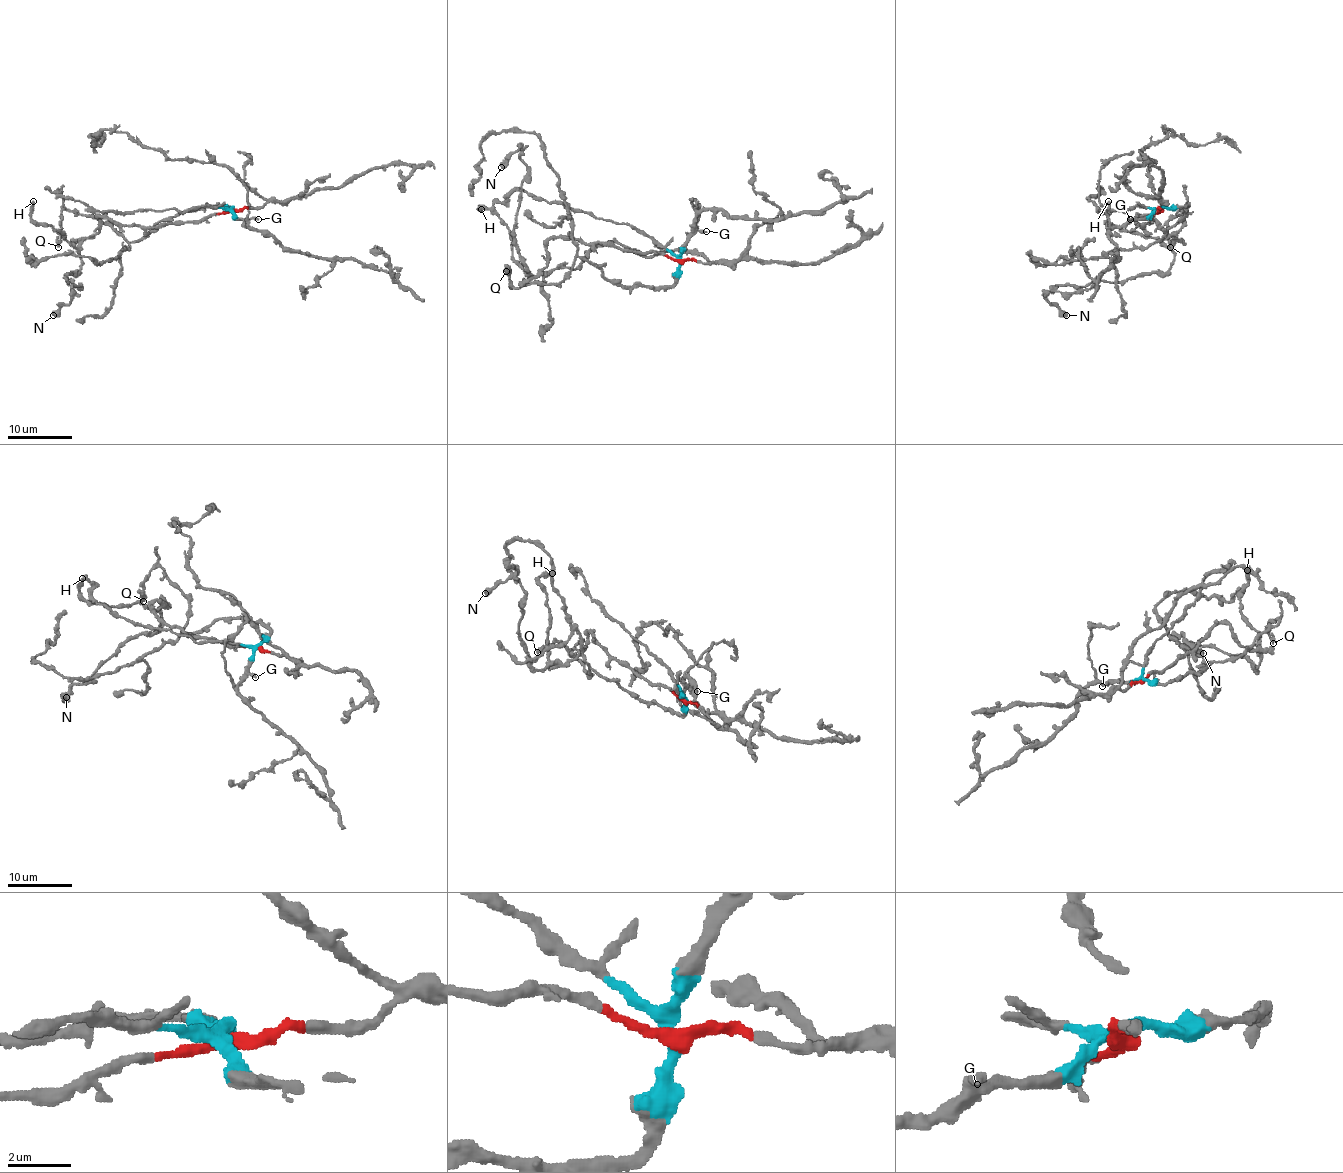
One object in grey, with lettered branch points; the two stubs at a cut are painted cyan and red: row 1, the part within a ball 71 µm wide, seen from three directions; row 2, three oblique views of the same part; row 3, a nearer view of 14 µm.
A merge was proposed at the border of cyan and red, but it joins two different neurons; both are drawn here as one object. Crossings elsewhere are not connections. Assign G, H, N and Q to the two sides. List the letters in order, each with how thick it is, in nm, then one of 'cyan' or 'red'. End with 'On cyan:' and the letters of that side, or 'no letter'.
G: 280 nm thick; cyan
H: 460 nm thick; red
N: 650 nm thick; red
Q: 400 nm thick; cyan
On cyan: G, Q

